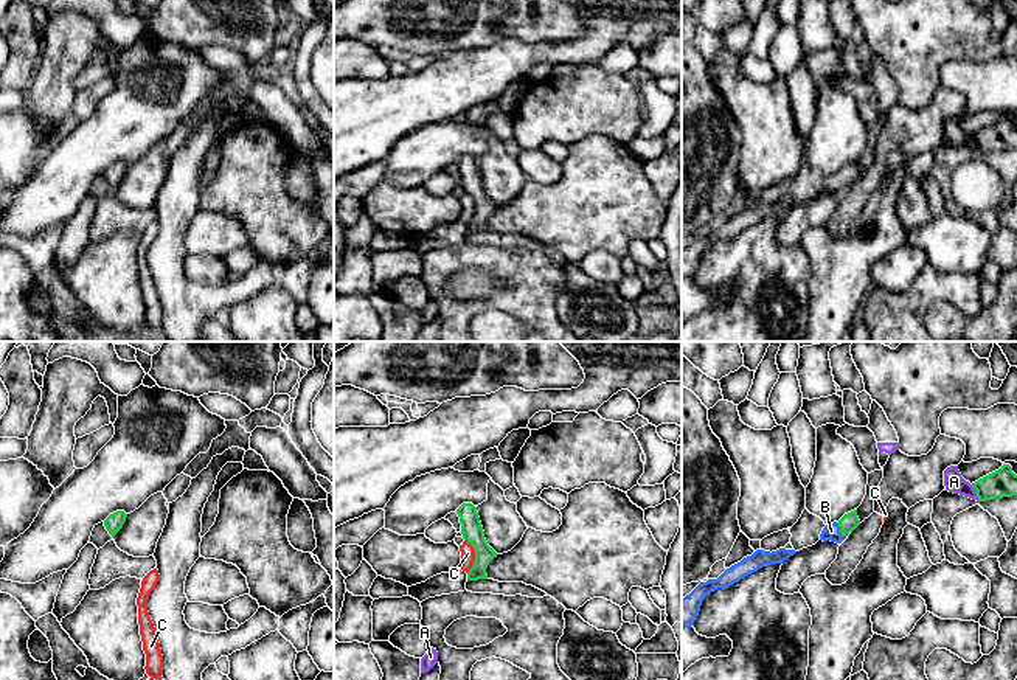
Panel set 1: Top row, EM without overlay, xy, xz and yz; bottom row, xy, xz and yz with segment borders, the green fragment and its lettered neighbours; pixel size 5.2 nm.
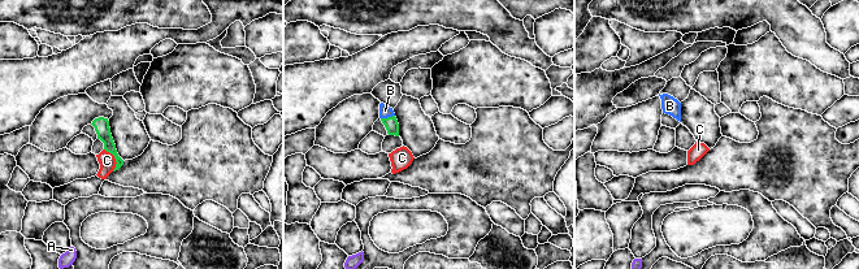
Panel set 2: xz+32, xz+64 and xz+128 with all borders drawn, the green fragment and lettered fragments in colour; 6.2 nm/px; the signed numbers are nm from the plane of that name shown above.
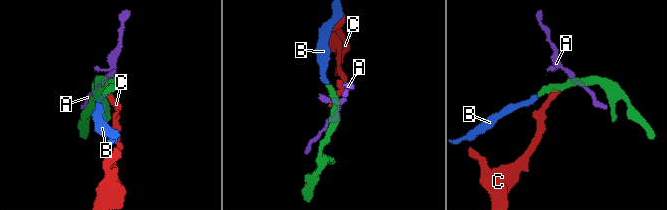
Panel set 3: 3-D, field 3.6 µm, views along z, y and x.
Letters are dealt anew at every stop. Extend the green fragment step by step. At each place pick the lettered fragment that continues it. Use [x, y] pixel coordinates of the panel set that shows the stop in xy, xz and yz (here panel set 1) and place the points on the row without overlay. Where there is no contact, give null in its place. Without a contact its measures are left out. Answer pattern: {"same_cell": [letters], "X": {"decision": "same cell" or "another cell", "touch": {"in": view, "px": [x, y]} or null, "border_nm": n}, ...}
{"same_cell": ["B"], "A": {"decision": "another cell", "touch": {"in": "yz", "px": [977, 145]}, "border_nm": 100}, "B": {"decision": "same cell", "touch": {"in": "yz", "px": [840, 182]}, "border_nm": 90}, "C": {"decision": "another cell", "touch": {"in": "xz", "px": [475, 208]}, "border_nm": 180}}

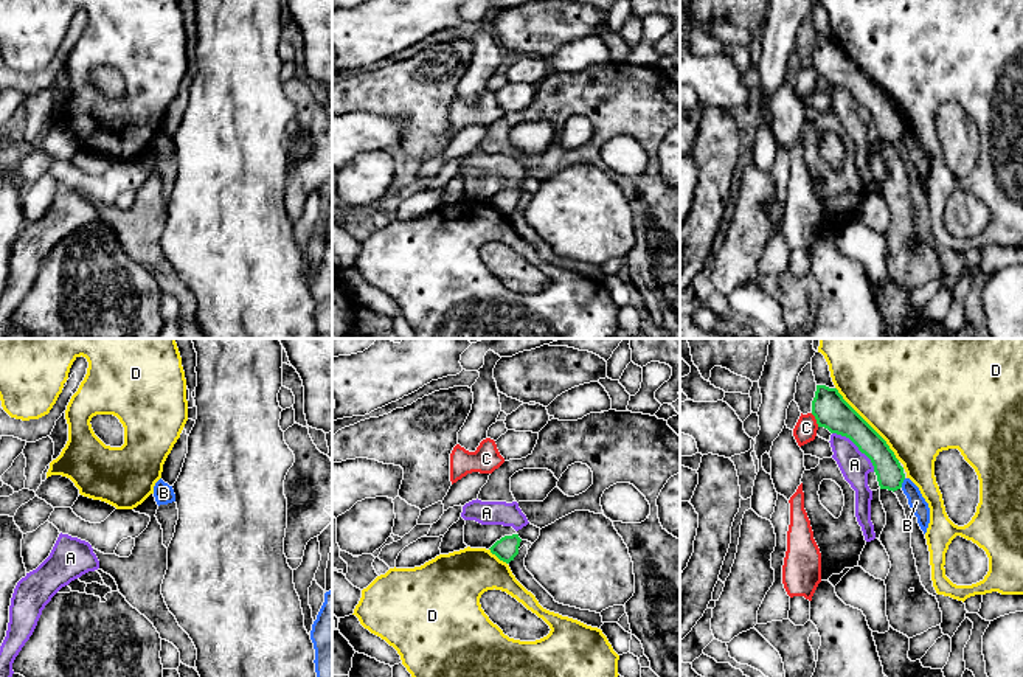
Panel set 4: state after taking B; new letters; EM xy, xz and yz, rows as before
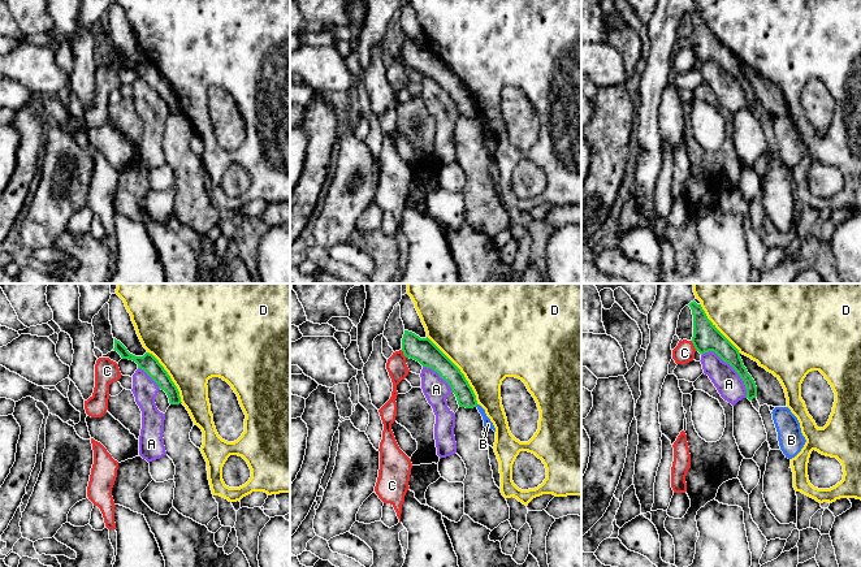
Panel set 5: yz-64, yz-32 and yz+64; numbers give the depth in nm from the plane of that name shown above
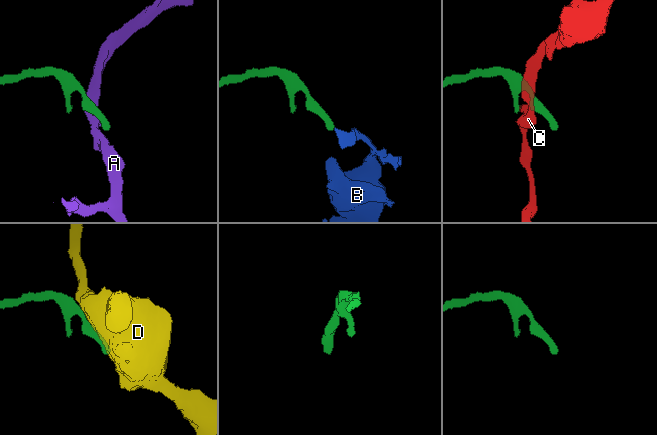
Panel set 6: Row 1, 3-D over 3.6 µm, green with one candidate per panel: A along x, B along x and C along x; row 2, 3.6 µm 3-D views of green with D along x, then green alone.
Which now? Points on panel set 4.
{"same_cell": [], "A": {"decision": "another cell", "touch": {"in": "yz", "px": [857, 98]}, "border_nm": 300}, "B": {"decision": "another cell", "touch": {"in": "yz", "px": [902, 134]}, "border_nm": 50}, "C": {"decision": "another cell", "touch": {"in": "yz", "px": [815, 70]}, "border_nm": 80}, "D": {"decision": "another cell", "touch": {"in": "yz", "px": [868, 76]}, "border_nm": 500}}

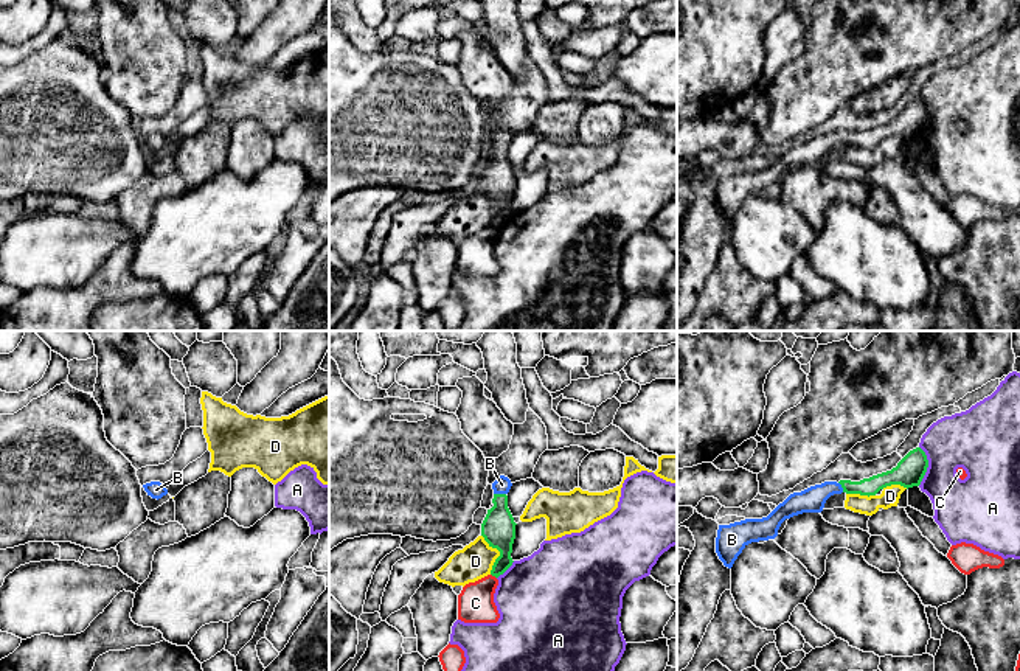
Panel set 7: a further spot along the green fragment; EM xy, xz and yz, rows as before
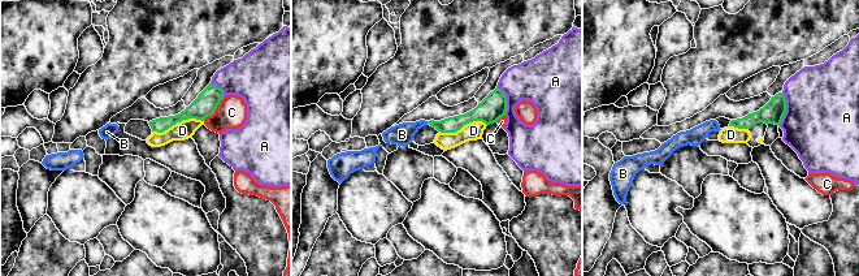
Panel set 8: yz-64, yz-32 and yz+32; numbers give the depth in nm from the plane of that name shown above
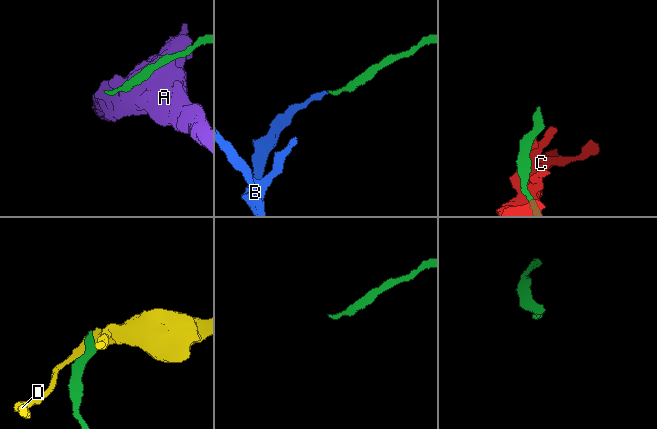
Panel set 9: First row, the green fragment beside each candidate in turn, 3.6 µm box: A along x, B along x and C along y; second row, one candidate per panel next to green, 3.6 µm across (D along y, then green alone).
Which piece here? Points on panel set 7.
{"same_cell": ["B"], "A": {"decision": "another cell", "touch": {"in": "yz", "px": [927, 118]}, "border_nm": 200}, "B": {"decision": "same cell", "touch": {"in": "xz", "px": [500, 146]}, "border_nm": 60}, "C": {"decision": "another cell", "touch": {"in": "xz", "px": [494, 227]}, "border_nm": 40}, "D": {"decision": "another cell", "touch": {"in": "xz", "px": [500, 205]}, "border_nm": 220}}

